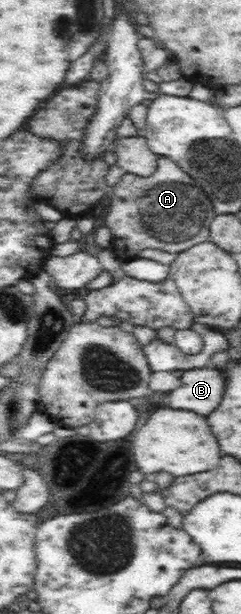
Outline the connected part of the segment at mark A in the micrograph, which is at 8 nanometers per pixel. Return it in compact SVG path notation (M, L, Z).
M169 157L158 158L156 171L148 177L140 177L131 173L125 173L121 180L110 188L106 202L109 210L104 218L105 227L112 234L111 250L122 262L129 258L137 257L146 248L165 250L173 254L182 253L184 250L197 246L208 238L208 226L214 215L211 201L207 194L183 169L177 166Z

